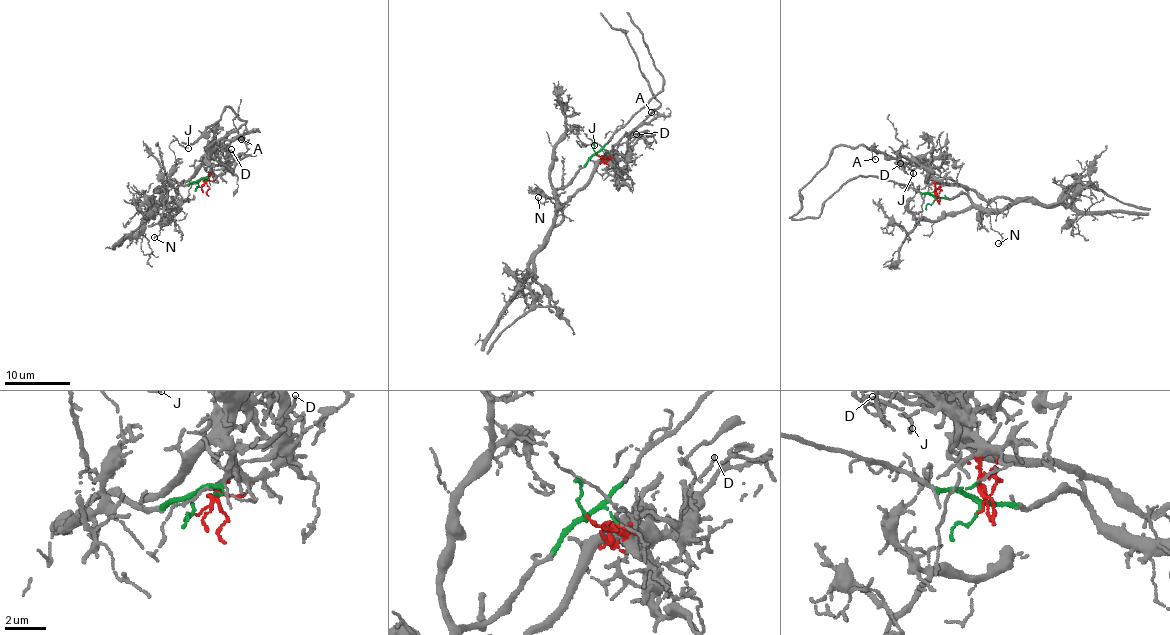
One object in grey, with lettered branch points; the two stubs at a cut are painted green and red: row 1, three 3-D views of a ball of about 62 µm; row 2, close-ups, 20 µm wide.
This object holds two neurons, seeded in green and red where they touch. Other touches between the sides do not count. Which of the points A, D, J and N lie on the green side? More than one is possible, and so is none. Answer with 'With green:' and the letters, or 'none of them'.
With green: J, N

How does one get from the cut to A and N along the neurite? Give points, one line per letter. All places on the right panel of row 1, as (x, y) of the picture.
A: (933, 200), (935, 182), (913, 161), (888, 157), (873, 151), (875, 160)
N: (933, 200), (935, 196), (966, 195), (988, 216), (990, 226), (1002, 238), (998, 244)

